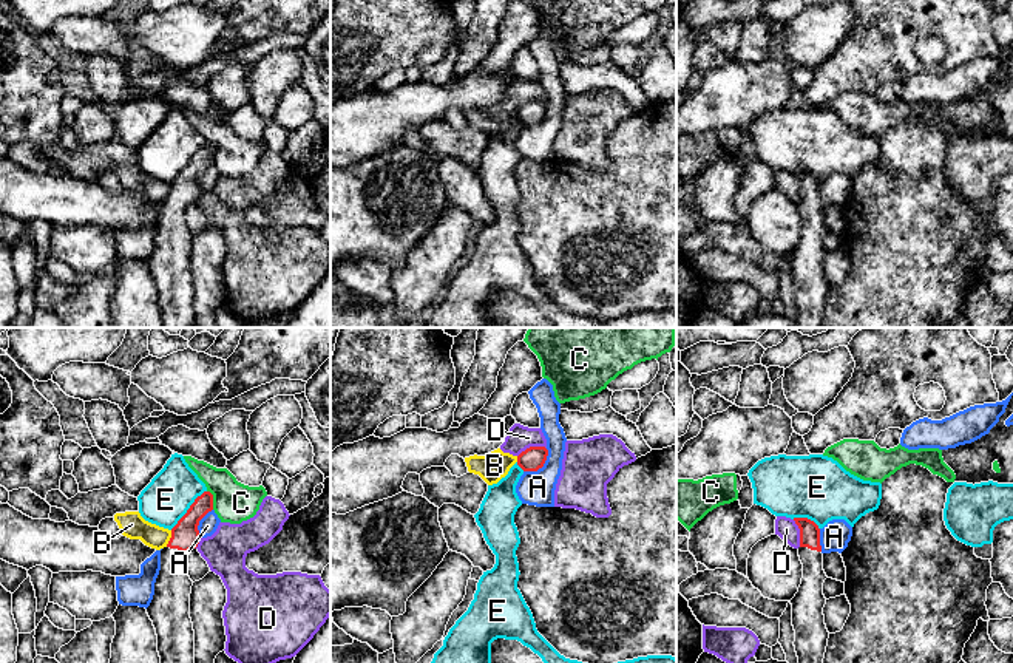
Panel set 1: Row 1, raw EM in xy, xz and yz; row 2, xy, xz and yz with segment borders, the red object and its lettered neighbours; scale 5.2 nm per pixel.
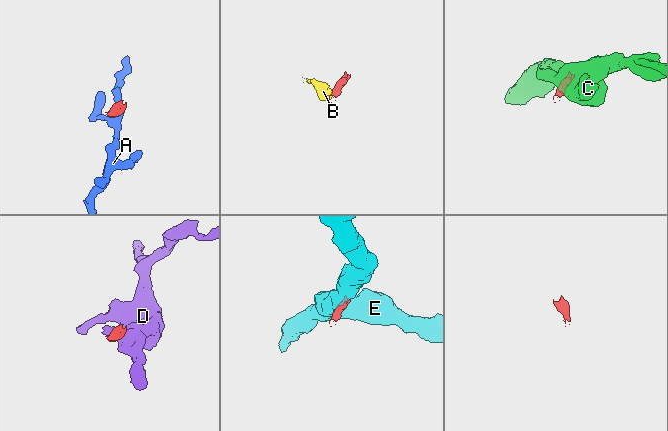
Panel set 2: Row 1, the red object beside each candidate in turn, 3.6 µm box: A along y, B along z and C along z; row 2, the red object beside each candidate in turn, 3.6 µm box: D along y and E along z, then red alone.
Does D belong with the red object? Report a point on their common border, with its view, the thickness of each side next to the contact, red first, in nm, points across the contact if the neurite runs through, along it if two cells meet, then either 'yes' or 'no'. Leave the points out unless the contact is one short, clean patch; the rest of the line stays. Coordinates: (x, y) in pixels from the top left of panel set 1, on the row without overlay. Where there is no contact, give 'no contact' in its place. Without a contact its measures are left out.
meets red in xz at (531, 101); 120 nm thick on the red side, 140 nm on the other; border along xz (545, 101), (527, 101), (518, 110); no

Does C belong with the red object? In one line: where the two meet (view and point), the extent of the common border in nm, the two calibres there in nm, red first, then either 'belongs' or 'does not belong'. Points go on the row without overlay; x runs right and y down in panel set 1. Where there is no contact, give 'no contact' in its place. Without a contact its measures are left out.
xy (212, 153) | 110 nm | 140/220 nm | does not belong

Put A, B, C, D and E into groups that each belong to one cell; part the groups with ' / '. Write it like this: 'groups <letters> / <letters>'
groups A / B D / C / E

